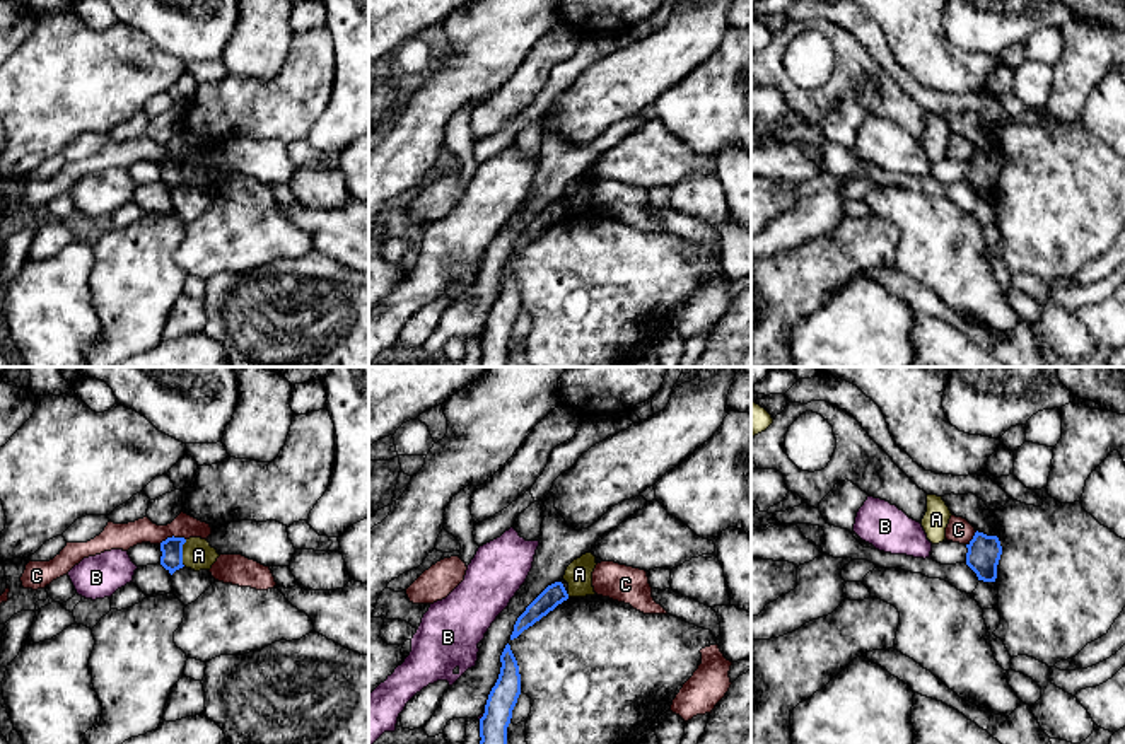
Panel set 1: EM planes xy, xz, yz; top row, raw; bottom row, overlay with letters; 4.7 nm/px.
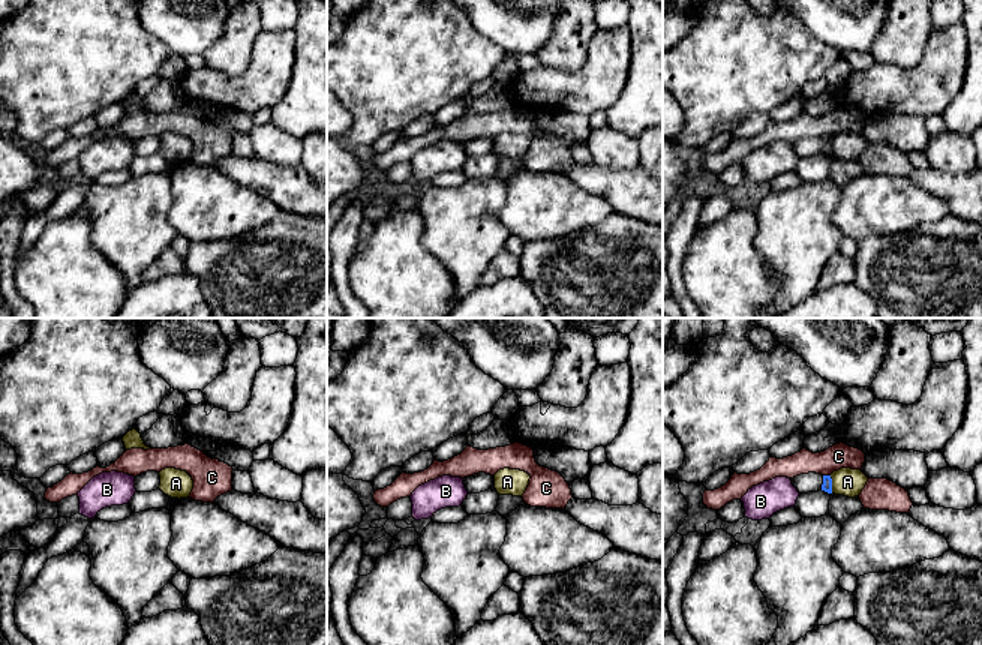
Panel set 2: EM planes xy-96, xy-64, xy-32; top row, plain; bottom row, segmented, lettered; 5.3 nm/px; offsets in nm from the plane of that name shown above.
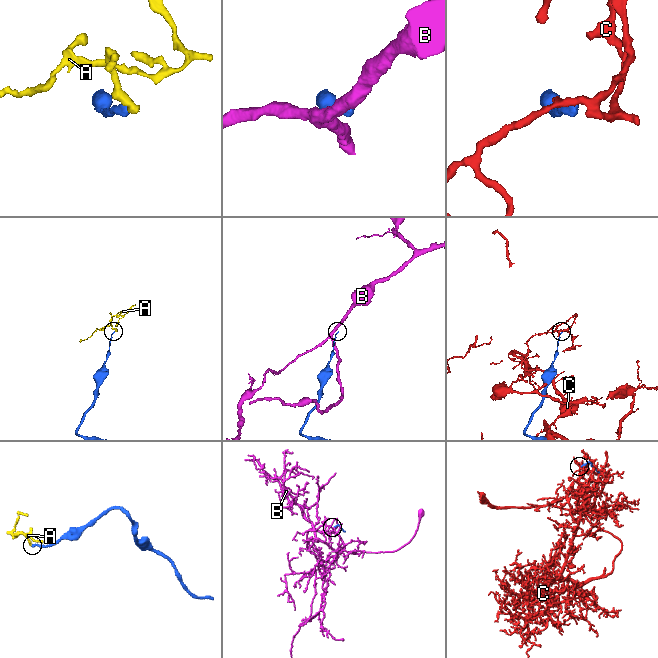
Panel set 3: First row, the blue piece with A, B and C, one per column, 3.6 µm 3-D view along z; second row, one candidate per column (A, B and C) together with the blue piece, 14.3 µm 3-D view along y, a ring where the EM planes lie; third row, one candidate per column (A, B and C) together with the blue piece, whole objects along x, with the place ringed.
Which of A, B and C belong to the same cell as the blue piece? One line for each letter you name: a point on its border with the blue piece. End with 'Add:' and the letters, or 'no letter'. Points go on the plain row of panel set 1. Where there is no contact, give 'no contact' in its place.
Add: no letter

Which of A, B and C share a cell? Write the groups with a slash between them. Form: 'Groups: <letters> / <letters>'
Groups: A / B / C

